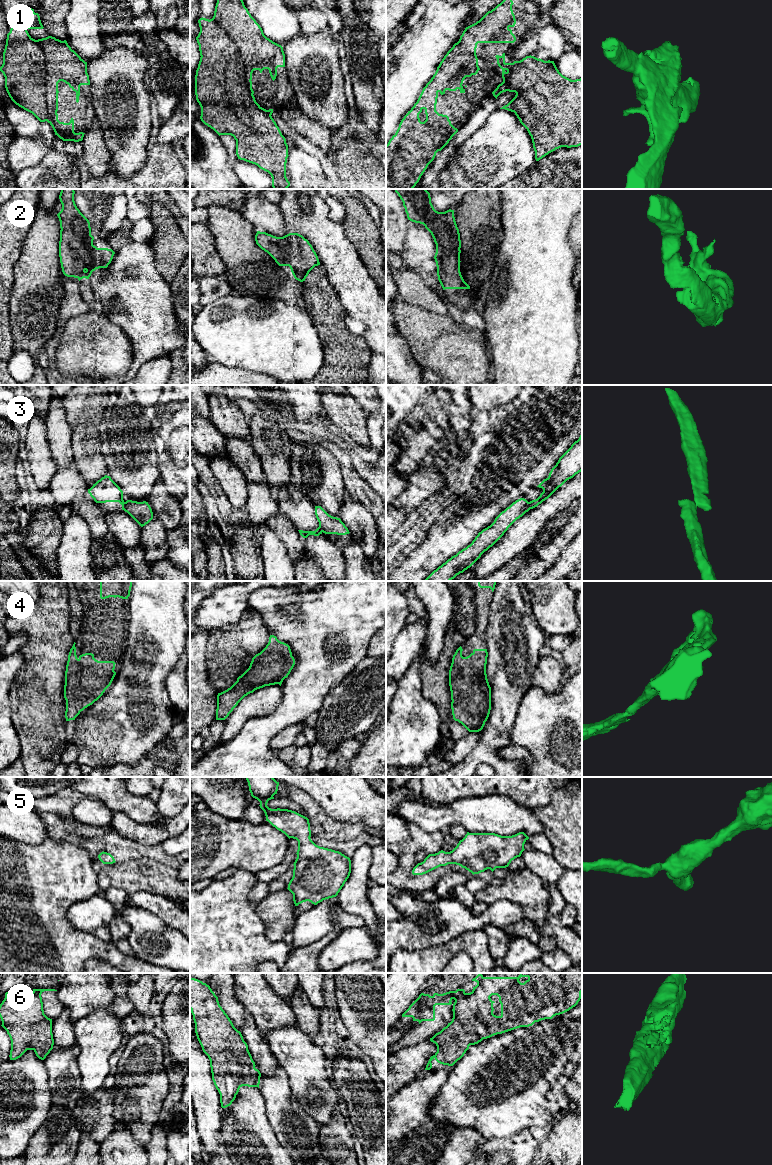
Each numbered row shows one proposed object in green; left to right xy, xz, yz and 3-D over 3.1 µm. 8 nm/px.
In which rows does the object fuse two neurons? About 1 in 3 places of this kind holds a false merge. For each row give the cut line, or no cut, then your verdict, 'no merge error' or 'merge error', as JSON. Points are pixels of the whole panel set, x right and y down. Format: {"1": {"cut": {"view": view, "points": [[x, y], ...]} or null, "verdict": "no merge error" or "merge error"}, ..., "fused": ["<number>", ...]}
{"1": {"cut": null, "verdict": "no merge error"}, "2": {"cut": null, "verdict": "no merge error"}, "3": {"cut": {"view": "xy", "points": [[125, 502], [123, 509]]}, "verdict": "merge error"}, "4": {"cut": null, "verdict": "no merge error"}, "5": {"cut": null, "verdict": "no merge error"}, "6": {"cut": null, "verdict": "no merge error"}, "fused": ["3"]}

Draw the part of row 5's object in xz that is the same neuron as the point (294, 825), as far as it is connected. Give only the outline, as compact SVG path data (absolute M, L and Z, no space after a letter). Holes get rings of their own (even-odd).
M245 777L251 796L260 802L266 821L289 839L298 841L297 858L294 862L293 877L288 884L288 890L293 894L295 906L309 901L314 905L323 900L336 897L351 873L351 860L339 851L320 847L311 840L309 819L288 809L271 809L267 806L269 800L277 794L279 782L273 777Z

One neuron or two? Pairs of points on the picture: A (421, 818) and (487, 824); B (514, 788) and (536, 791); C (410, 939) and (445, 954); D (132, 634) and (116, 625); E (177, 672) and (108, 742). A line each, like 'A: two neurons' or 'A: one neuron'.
A: one neuron
B: one neuron
C: two neurons
D: two neurons
E: two neurons

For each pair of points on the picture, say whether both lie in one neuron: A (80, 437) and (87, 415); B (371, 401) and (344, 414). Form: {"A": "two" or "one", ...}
{"A": "two", "B": "two"}

